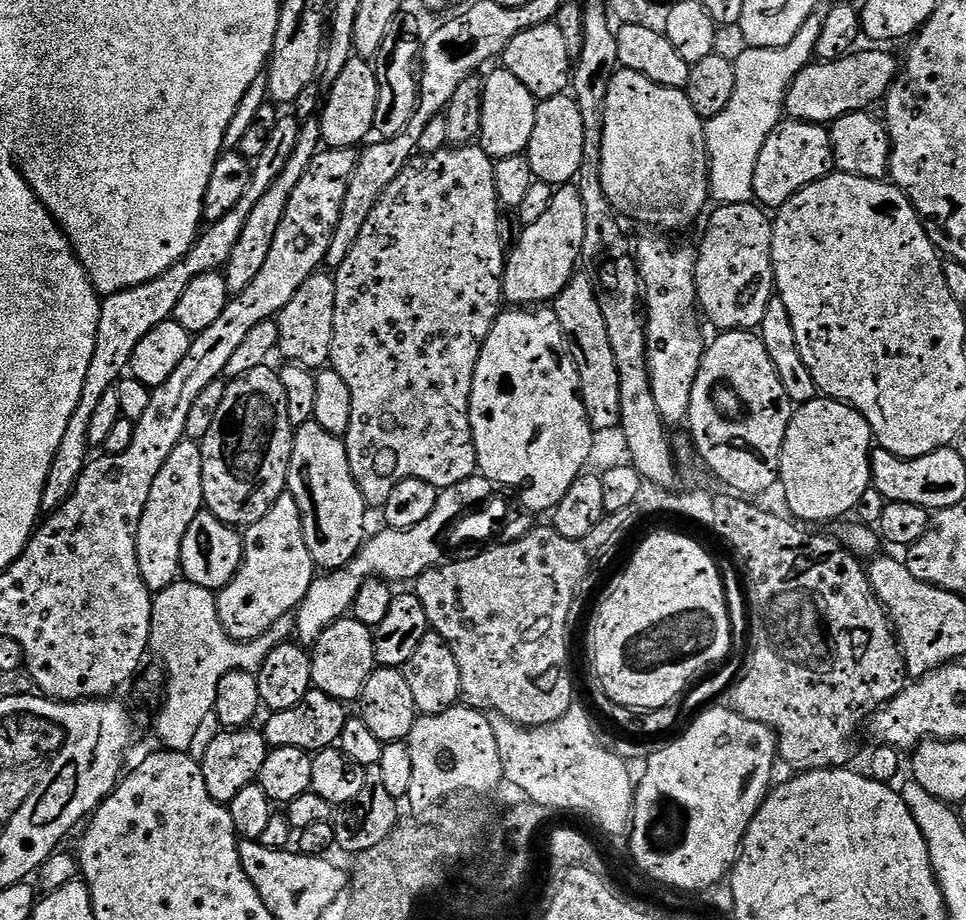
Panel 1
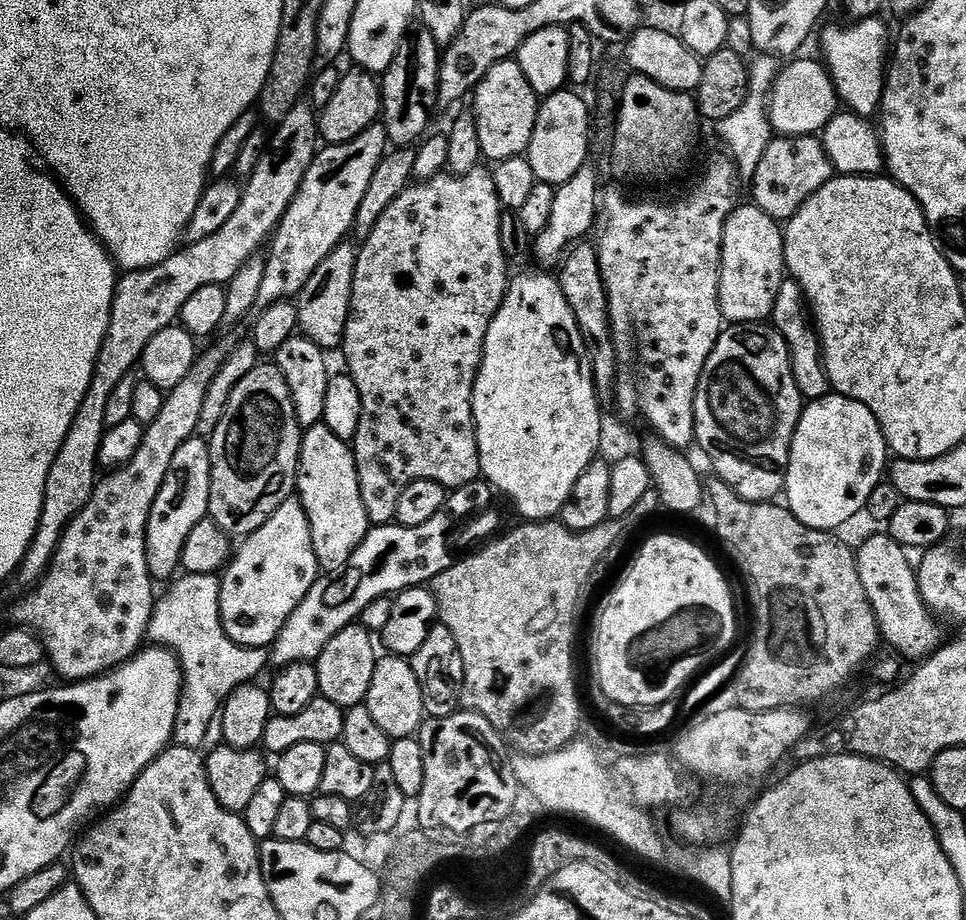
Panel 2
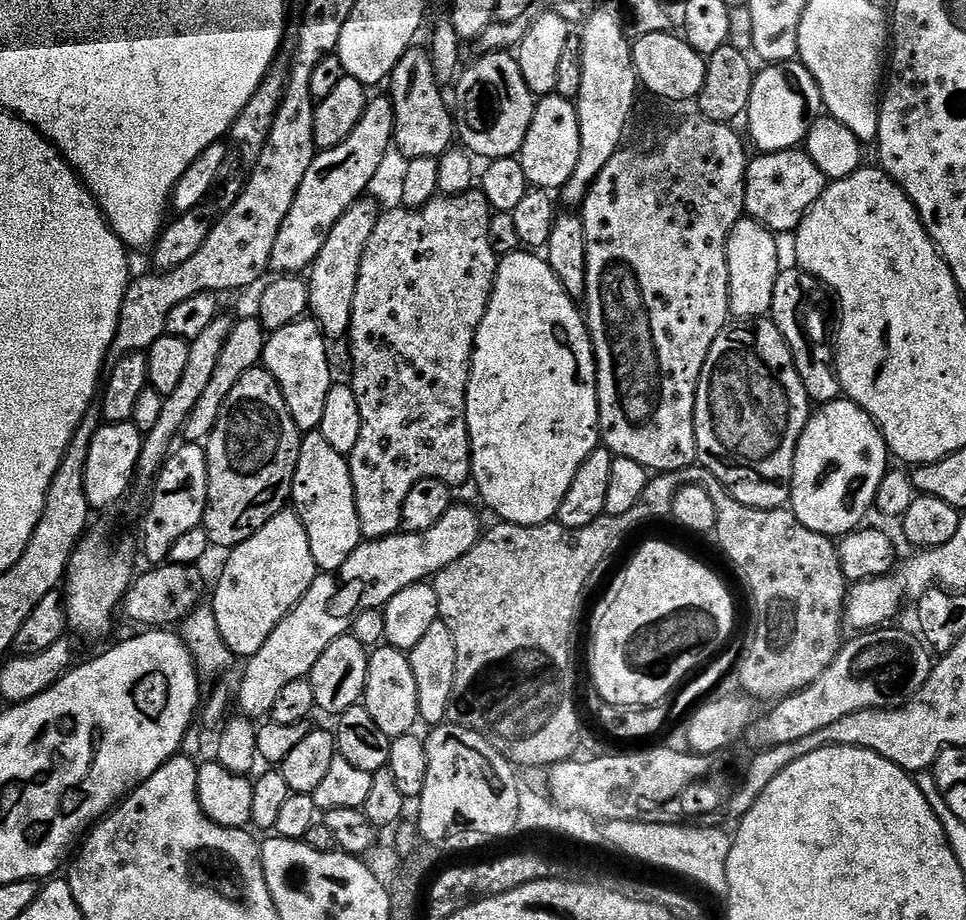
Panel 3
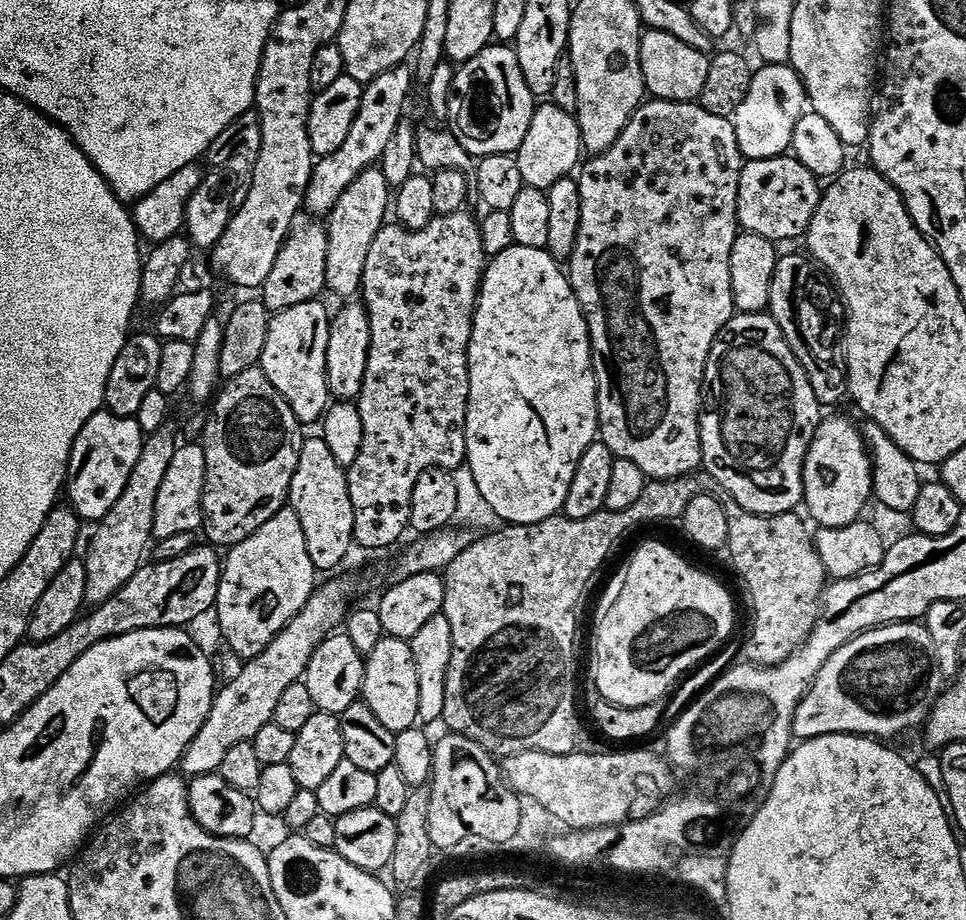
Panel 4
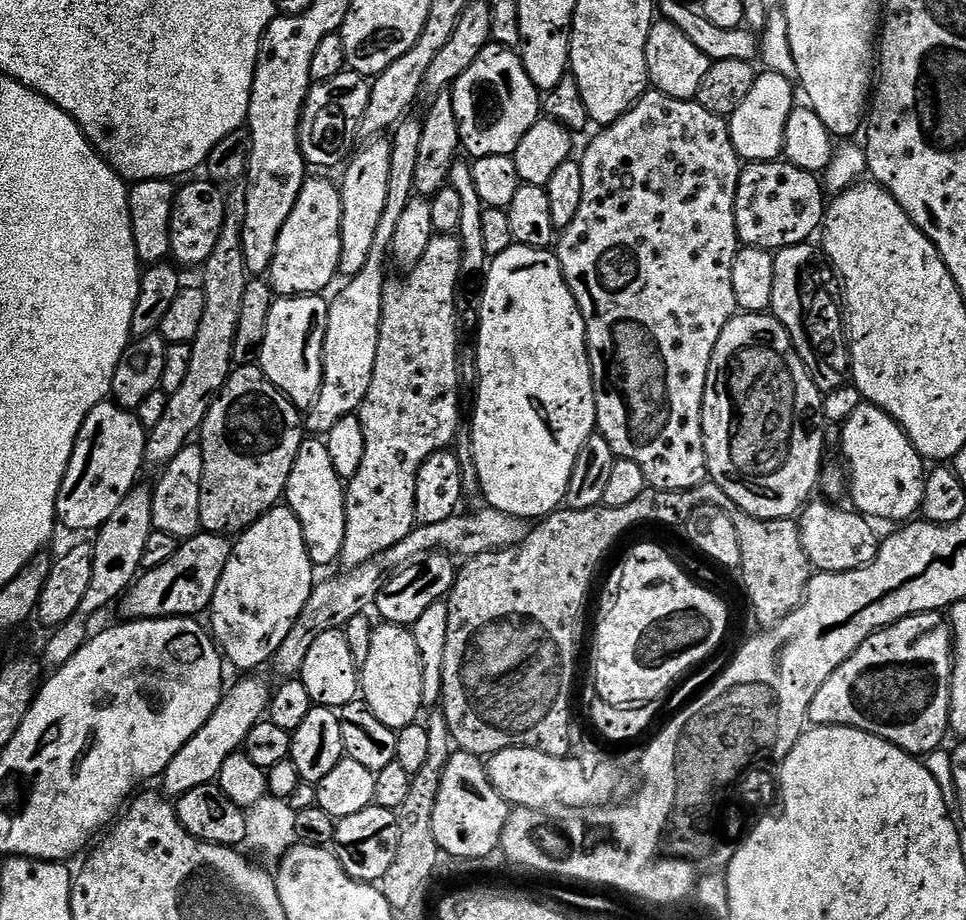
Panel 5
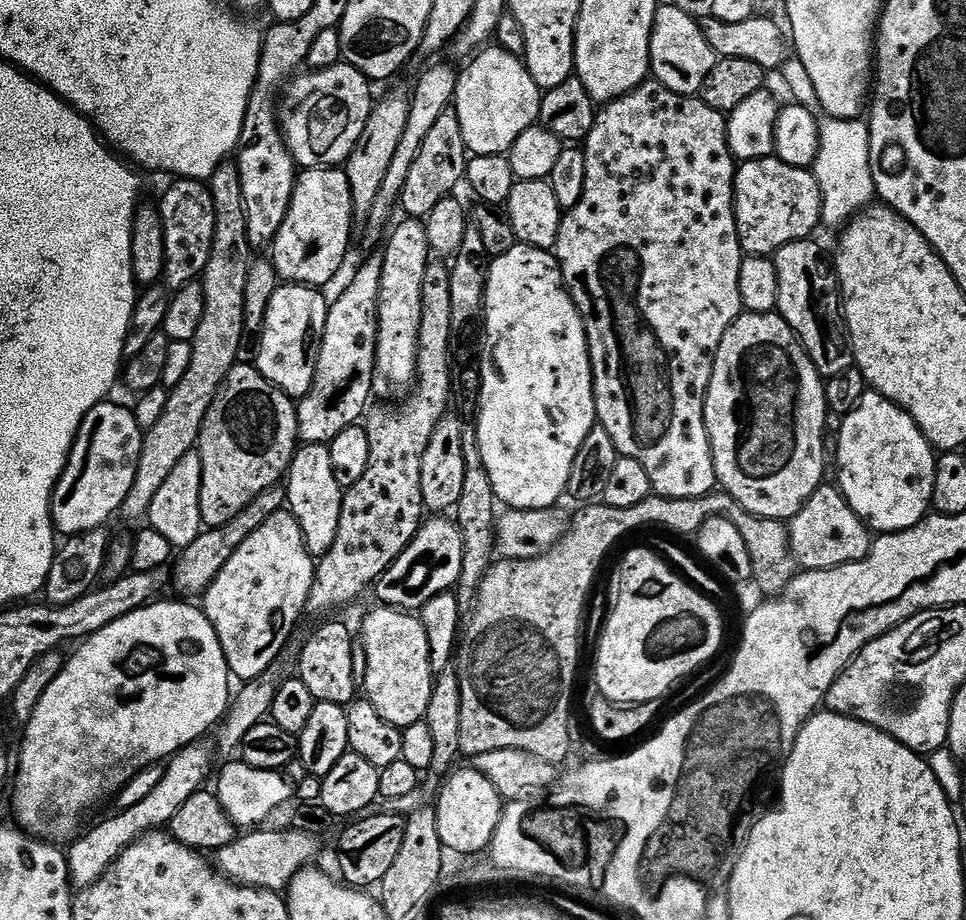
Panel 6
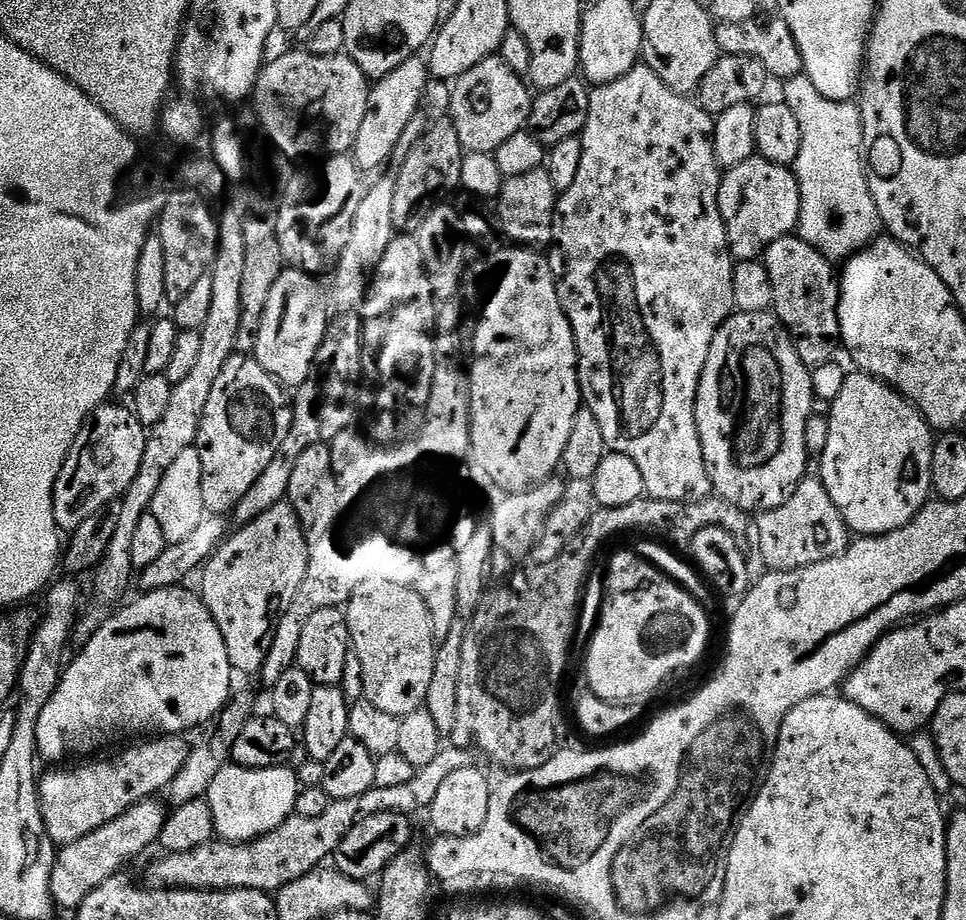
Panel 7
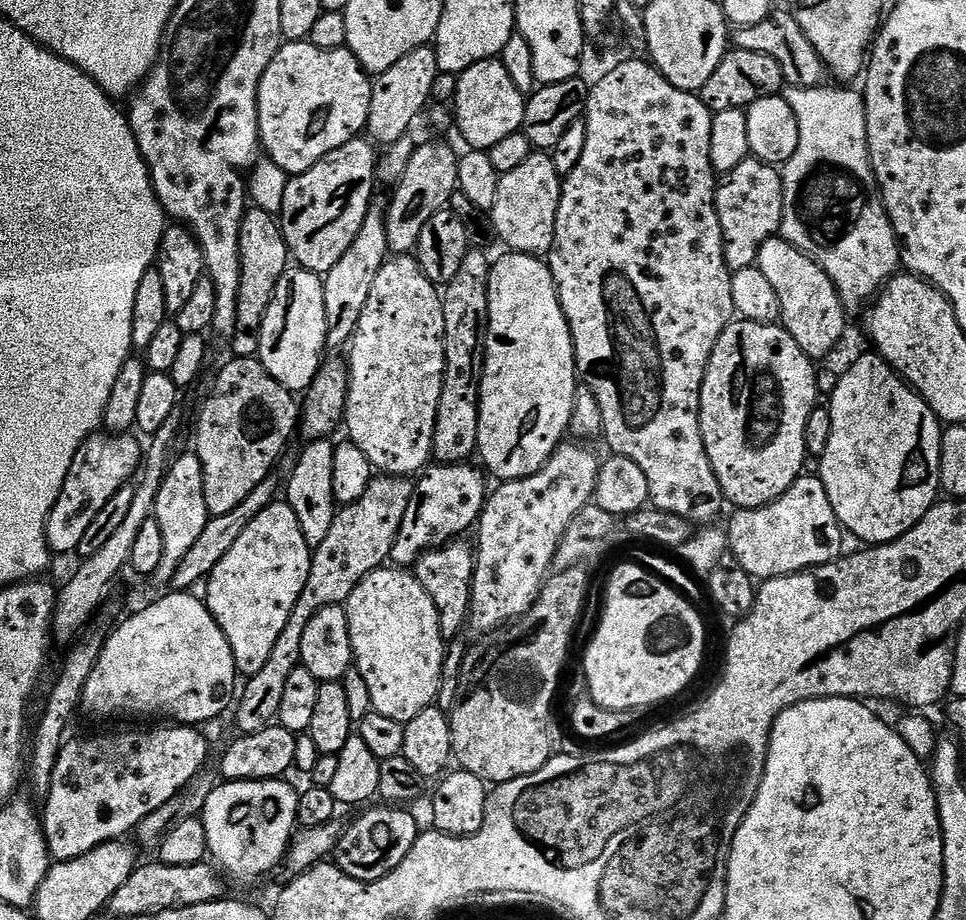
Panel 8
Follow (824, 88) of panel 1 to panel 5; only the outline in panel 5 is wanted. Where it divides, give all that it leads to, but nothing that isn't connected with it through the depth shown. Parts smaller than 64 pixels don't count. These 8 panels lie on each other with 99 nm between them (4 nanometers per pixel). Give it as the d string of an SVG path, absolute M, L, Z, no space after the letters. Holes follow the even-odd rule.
M764 70L757 75L754 86L750 86L750 94L742 98L742 106L734 110L728 125L728 132L732 135L732 145L741 161L776 162L781 159L786 122L794 107L792 87L794 88L793 81L773 72Z

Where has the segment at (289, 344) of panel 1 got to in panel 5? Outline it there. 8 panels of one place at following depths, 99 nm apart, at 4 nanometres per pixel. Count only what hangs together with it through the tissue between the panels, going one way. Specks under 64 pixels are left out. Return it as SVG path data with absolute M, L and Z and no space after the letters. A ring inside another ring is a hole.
M372 138L364 143L368 144L361 143L343 165L344 181L339 181L338 184L342 198L342 254L339 275L344 278L356 276L366 265L389 193L391 139Z

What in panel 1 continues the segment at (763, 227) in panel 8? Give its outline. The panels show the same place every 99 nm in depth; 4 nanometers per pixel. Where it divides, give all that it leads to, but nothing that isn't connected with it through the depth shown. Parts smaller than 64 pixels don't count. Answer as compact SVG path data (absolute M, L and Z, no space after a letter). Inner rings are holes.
M785 119L770 133L762 154L758 154L758 166L754 166L754 197L765 209L779 210L794 194L829 175L833 168L831 131L809 120Z

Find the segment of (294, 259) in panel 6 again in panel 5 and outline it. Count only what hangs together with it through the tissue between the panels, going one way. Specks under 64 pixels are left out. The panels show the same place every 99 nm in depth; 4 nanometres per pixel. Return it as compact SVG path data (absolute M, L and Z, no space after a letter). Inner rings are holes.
M312 174L304 181L304 188L298 194L298 202L294 202L294 210L290 210L290 218L286 218L286 226L282 226L282 234L278 234L278 246L268 267L266 279L272 285L272 291L277 297L315 296L327 293L332 279L337 279L340 270L340 255L342 254L342 198L339 187L335 183L323 180L323 175Z

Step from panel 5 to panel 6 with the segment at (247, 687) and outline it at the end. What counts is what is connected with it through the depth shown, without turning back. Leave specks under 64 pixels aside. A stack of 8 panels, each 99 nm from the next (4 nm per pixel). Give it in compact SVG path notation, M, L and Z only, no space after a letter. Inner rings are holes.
M189 746L167 761L164 769L164 777L154 790L147 794L146 798L134 805L120 810L117 816L96 824L81 840L71 841L72 849L67 849L68 878L76 890L89 888L118 857L124 853L124 849L134 843L140 836L147 832L163 829L171 825L174 814L186 806L186 798L190 798L195 792L205 787L204 778L208 774L208 756L200 749L200 746Z

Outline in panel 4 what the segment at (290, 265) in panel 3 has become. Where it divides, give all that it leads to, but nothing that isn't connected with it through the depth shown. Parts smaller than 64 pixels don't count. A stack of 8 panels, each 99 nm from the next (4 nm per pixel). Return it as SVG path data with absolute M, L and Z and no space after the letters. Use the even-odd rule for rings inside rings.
M401 66L386 70L378 78L374 78L364 89L362 106L354 118L354 126L350 126L350 135L346 142L334 150L334 154L319 157L315 161L312 177L308 183L308 195L306 197L306 208L313 217L324 218L336 209L336 203L342 194L368 168L379 165L398 128L399 120L406 115L404 107L408 104L408 95L414 89L414 72L411 67Z

